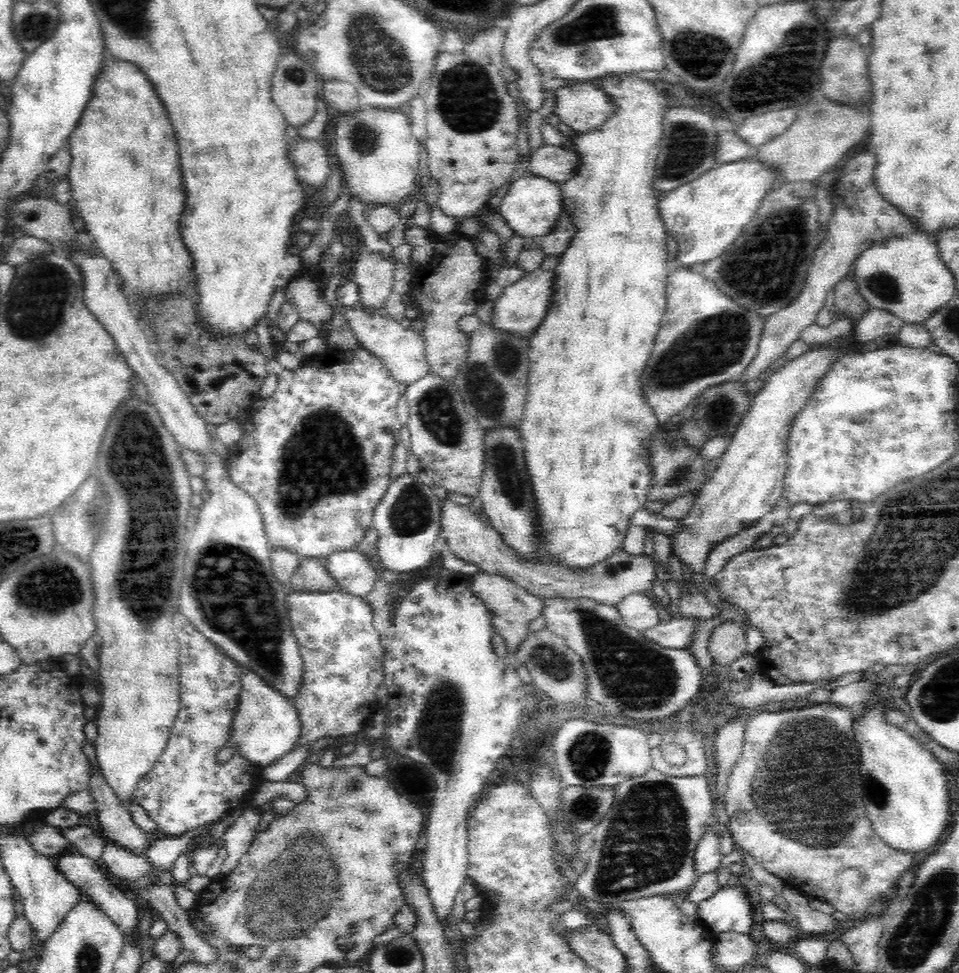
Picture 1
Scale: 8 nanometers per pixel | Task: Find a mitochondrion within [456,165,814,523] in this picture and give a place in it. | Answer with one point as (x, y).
(764, 270)

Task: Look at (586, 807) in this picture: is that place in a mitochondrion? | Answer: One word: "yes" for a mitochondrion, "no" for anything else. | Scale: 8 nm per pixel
yes

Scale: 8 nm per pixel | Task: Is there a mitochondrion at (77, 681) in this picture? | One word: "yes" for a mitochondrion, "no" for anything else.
no

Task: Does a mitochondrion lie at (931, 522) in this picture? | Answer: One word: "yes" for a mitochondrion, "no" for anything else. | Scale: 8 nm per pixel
yes

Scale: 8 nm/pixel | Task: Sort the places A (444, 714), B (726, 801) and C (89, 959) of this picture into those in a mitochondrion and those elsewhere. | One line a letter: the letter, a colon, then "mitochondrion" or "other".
A: mitochondrion
B: other
C: mitochondrion

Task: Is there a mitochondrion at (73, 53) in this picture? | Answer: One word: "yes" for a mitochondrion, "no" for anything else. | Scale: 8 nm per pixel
no

